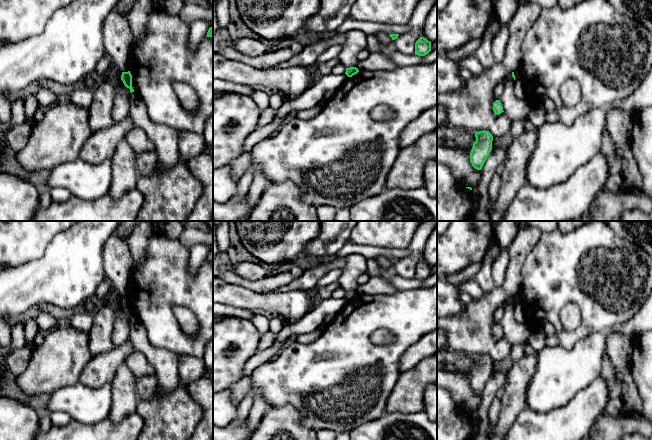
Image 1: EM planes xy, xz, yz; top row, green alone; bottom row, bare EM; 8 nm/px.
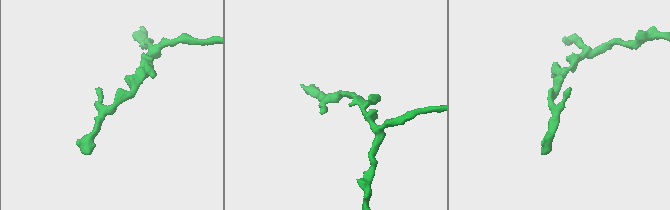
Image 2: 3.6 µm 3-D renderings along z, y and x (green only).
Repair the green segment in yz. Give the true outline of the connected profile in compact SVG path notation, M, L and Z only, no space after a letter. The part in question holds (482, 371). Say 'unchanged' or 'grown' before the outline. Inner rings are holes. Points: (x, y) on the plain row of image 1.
unchanged; M479 355L475 357L476 365L470 377L470 386L472 390L481 394L487 381L492 374L493 360L489 355Z

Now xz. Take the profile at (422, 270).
unchanged; M420 261L415 267L415 279L425 280L431 275L431 266Z

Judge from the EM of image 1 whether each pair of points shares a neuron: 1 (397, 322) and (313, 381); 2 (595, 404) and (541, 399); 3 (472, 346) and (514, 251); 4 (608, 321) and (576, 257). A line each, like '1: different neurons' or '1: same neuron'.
1: same neuron
2: different neurons
3: same neuron
4: same neuron

